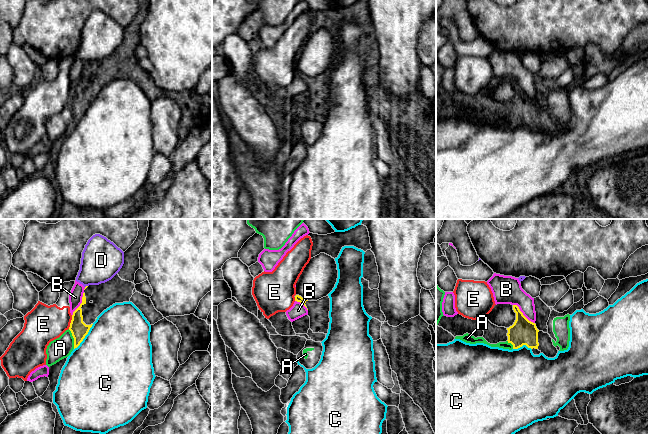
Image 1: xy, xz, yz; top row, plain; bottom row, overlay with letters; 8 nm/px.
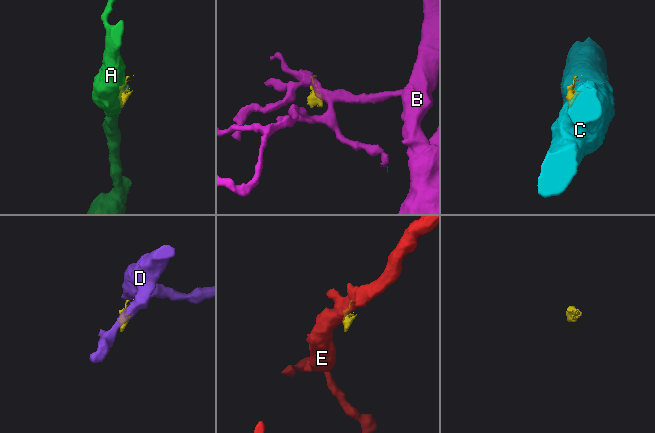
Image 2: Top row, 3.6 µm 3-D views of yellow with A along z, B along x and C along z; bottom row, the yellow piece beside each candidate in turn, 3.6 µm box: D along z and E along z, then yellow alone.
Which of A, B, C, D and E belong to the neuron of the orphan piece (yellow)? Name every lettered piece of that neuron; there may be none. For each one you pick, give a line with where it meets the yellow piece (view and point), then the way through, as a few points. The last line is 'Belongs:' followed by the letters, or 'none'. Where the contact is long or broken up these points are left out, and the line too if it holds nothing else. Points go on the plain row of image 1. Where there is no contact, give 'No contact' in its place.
Belongs: none

